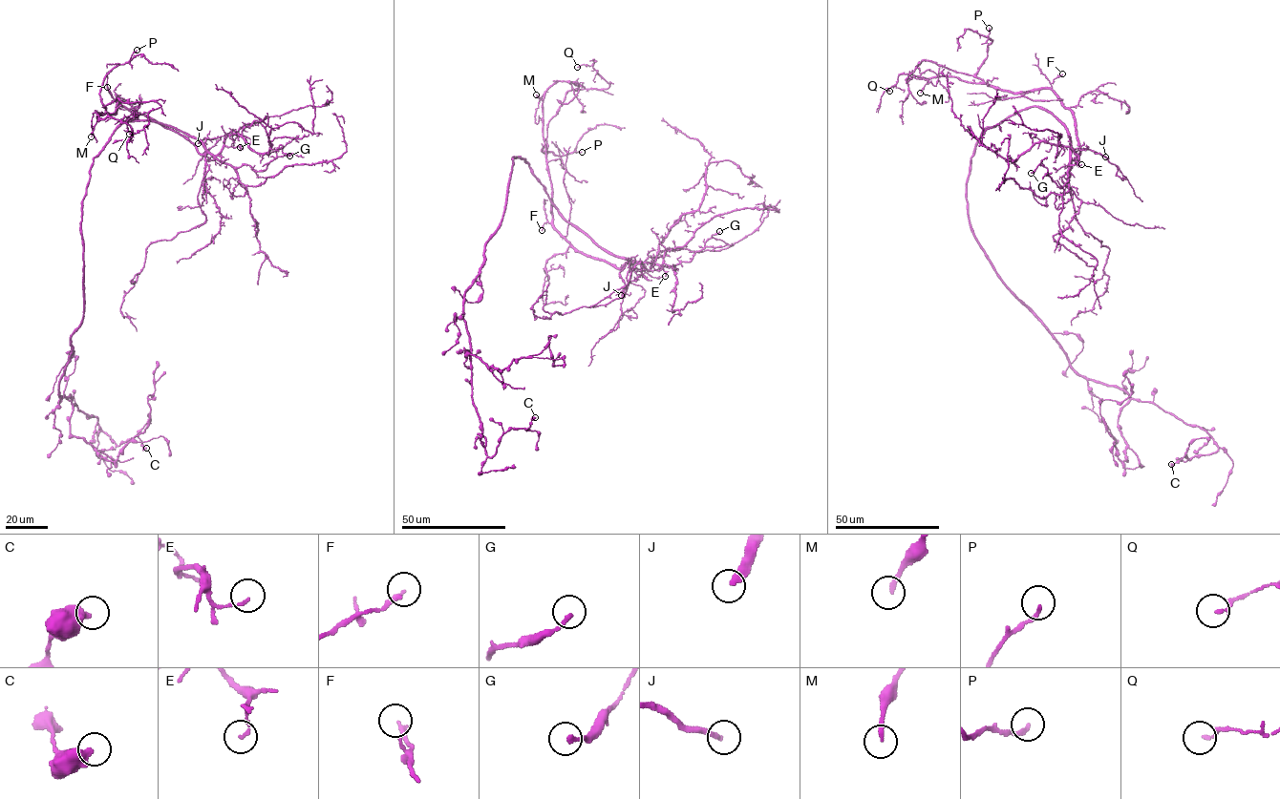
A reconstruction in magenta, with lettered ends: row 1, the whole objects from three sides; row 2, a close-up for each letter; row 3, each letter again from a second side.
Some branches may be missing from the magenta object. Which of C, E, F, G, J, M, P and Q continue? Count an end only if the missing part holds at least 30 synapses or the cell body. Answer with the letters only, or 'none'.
J

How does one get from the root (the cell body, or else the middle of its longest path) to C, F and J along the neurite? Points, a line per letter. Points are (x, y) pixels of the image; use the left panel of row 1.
C: (87, 184), (84, 312), (71, 336), (59, 394), (97, 417), (117, 446), (138, 436), (146, 448)
F: (87, 184), (93, 159), (123, 122), (162, 123), (195, 137), (205, 152), (126, 108), (107, 87)
J: (87, 184), (93, 159), (123, 122), (156, 121), (203, 142), (205, 137), (198, 143)

